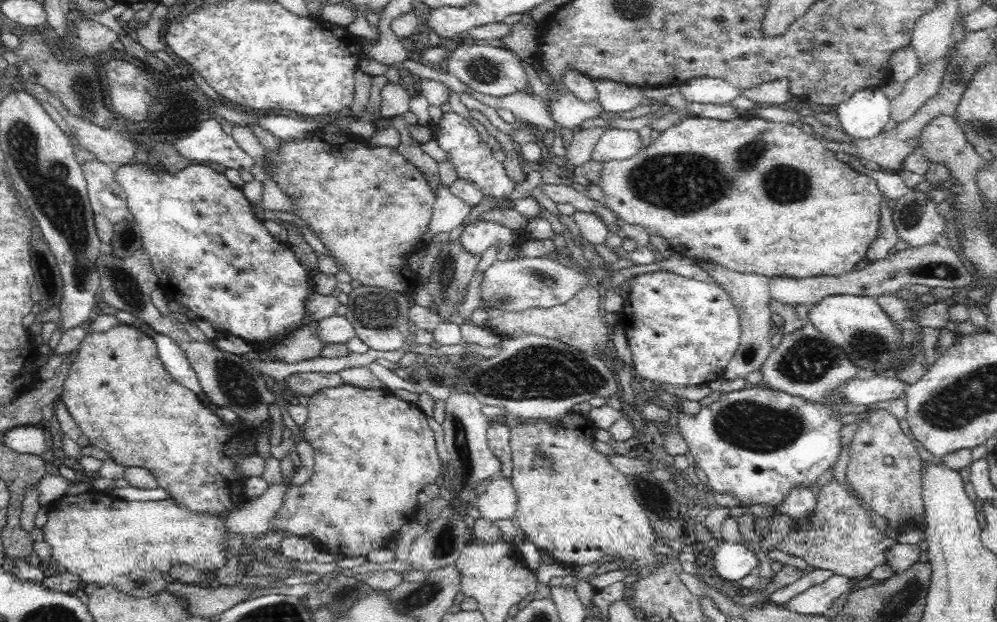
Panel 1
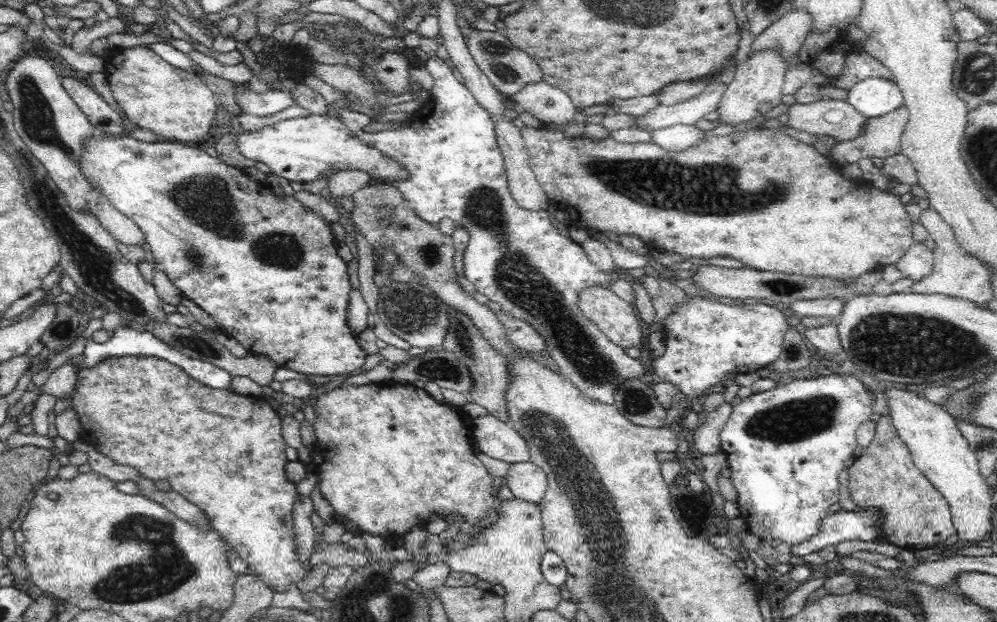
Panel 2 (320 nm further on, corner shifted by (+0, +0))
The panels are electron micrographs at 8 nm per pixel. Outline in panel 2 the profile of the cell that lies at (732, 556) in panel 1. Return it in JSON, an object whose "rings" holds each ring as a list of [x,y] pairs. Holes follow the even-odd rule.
{"rings":[[[844,509],[829,515],[822,516],[818,523],[818,532],[800,544],[791,547],[794,556],[806,556],[824,549],[831,544],[839,544],[845,540],[883,541],[883,537],[877,530],[879,516],[875,511],[855,511]]]}

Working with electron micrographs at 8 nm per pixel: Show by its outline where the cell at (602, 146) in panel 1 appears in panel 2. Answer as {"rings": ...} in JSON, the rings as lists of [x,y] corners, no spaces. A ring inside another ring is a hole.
{"rings":[[[677,124],[668,128],[653,130],[649,134],[650,143],[666,150],[678,151],[690,148],[705,132],[695,125]]]}

